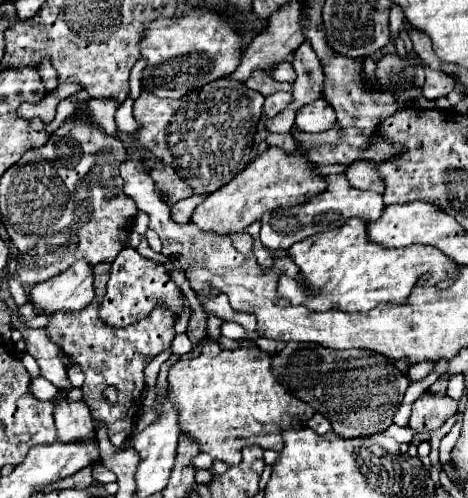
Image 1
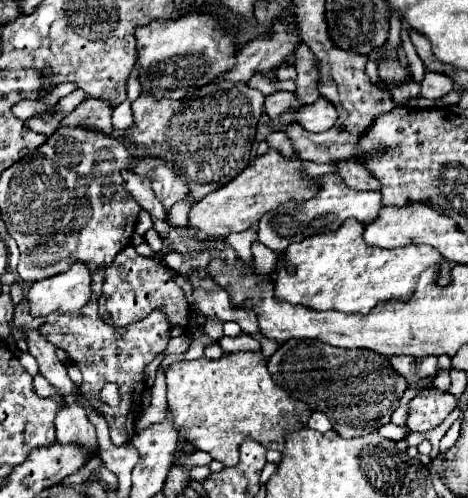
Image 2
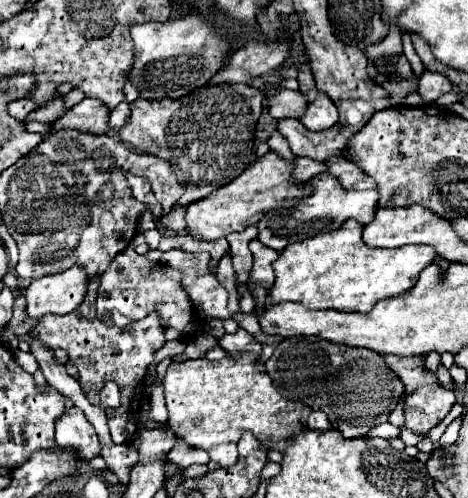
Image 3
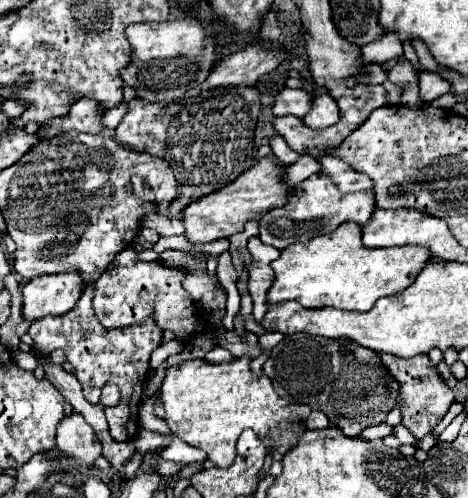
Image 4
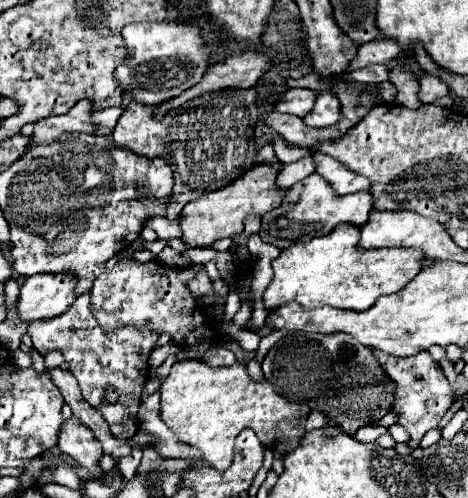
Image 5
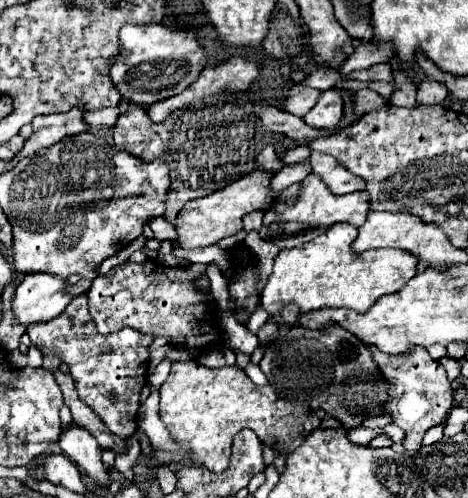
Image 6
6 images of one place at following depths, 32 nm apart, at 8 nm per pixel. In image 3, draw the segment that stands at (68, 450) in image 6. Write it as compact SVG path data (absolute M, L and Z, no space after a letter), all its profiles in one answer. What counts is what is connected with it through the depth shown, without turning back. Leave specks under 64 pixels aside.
M78 408L64 412L56 422L56 446L62 450L72 450L82 462L90 462L100 456L98 436Z

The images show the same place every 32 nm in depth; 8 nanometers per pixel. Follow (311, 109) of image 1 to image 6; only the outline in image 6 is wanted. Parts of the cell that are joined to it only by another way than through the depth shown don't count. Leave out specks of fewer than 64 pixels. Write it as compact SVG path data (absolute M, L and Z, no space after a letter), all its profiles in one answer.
M330 88L322 92L316 106L304 116L304 122L312 128L336 132L340 128L342 118L344 118L344 100L340 98L338 88Z

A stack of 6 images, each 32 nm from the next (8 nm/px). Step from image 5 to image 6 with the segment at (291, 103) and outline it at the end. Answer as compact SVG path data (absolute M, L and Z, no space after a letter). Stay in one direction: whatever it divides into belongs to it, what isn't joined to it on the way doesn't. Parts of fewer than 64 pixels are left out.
M296 84L292 90L290 90L290 96L288 100L284 102L284 106L280 106L282 110L294 114L294 116L306 116L306 112L316 104L316 100L320 98L320 90L314 90L310 86L302 86L302 84Z

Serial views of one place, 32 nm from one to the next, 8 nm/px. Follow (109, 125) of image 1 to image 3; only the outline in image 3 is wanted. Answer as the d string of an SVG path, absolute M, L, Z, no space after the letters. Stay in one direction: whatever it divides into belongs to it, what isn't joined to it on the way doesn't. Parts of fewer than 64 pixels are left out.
M84 98L74 108L70 108L62 118L50 122L50 132L58 132L60 128L76 128L82 132L102 134L108 130L108 108L98 100Z

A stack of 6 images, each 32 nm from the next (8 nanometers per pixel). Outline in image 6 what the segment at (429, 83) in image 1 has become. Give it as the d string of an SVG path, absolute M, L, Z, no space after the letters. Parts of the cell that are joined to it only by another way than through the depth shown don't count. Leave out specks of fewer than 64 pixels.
M424 80L418 86L416 102L418 102L418 106L438 106L438 104L442 104L446 100L446 96L448 96L448 92L440 82Z

